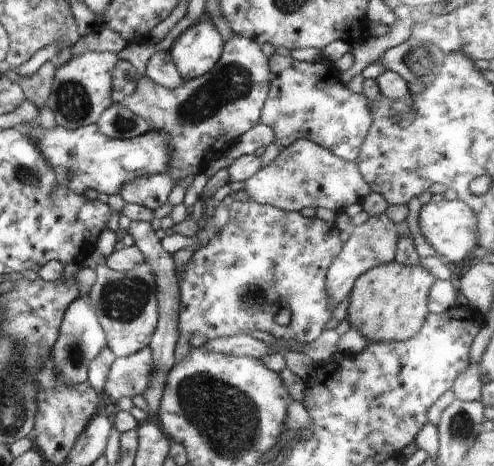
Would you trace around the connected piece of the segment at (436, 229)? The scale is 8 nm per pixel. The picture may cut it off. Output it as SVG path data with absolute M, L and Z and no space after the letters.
M442 199L438 203L429 202L421 206L418 224L424 238L434 247L444 262L468 261L472 250L477 244L476 215L475 212L460 199Z

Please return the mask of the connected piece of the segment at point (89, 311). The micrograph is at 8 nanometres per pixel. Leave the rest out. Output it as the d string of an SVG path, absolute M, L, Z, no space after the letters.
M78 294L66 309L58 338L51 348L55 371L67 383L83 383L87 380L89 364L106 345L107 338L92 306L91 298L86 294Z

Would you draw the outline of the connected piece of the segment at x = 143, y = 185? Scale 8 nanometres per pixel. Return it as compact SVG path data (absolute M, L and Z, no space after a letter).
M166 172L163 175L137 178L124 185L119 194L127 203L155 211L166 204L174 185L175 180Z

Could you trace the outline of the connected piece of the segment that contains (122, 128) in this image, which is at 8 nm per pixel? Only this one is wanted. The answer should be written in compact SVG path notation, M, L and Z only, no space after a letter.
M114 102L98 117L96 124L102 134L113 139L133 139L151 130L146 119Z

